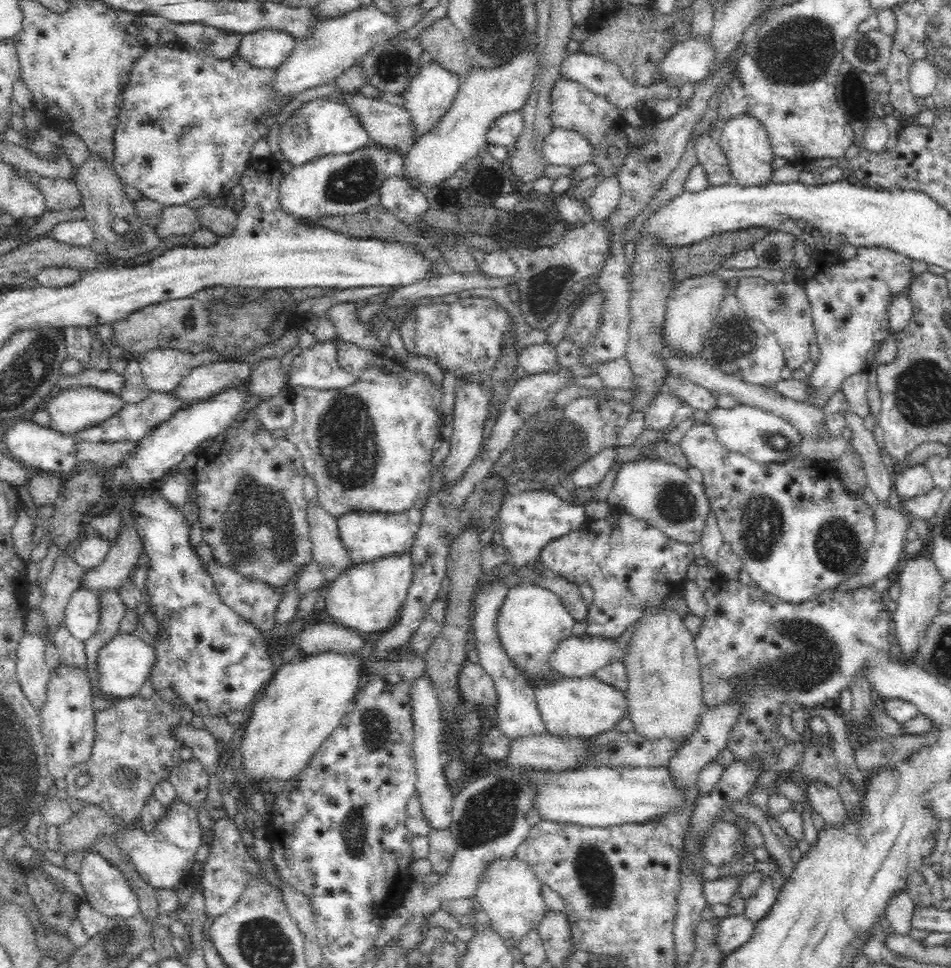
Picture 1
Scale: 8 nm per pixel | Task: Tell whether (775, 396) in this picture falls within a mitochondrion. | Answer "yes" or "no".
no

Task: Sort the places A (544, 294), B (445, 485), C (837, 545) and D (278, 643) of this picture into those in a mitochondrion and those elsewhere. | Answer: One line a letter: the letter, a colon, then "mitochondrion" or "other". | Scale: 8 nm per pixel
A: mitochondrion
B: other
C: mitochondrion
D: other

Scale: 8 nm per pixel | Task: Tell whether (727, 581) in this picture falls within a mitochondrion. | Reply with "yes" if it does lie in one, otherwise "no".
no

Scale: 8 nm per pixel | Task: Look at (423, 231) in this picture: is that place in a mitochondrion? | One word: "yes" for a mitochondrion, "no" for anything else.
no

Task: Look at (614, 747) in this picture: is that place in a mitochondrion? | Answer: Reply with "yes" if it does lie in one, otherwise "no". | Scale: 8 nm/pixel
yes

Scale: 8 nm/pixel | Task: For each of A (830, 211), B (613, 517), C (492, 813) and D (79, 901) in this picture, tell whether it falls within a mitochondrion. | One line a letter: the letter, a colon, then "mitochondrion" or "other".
A: other
B: other
C: mitochondrion
D: other

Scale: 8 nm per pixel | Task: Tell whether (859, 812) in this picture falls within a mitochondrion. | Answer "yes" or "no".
no

